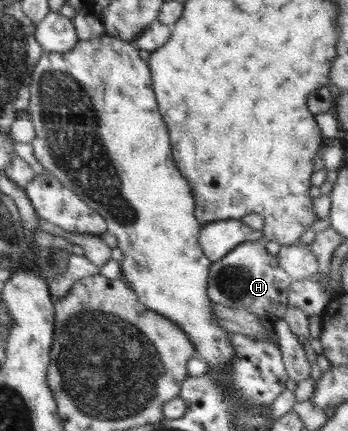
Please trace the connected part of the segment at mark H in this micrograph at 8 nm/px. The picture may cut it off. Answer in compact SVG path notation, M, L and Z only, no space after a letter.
M247 241L238 244L238 247L224 256L221 260L214 261L210 268L210 277L208 279L208 297L216 304L224 304L228 308L240 308L250 314L254 314L261 321L273 325L276 321L283 318L283 314L288 306L288 291L291 280L286 272L278 263L277 256L269 254L262 241Z

